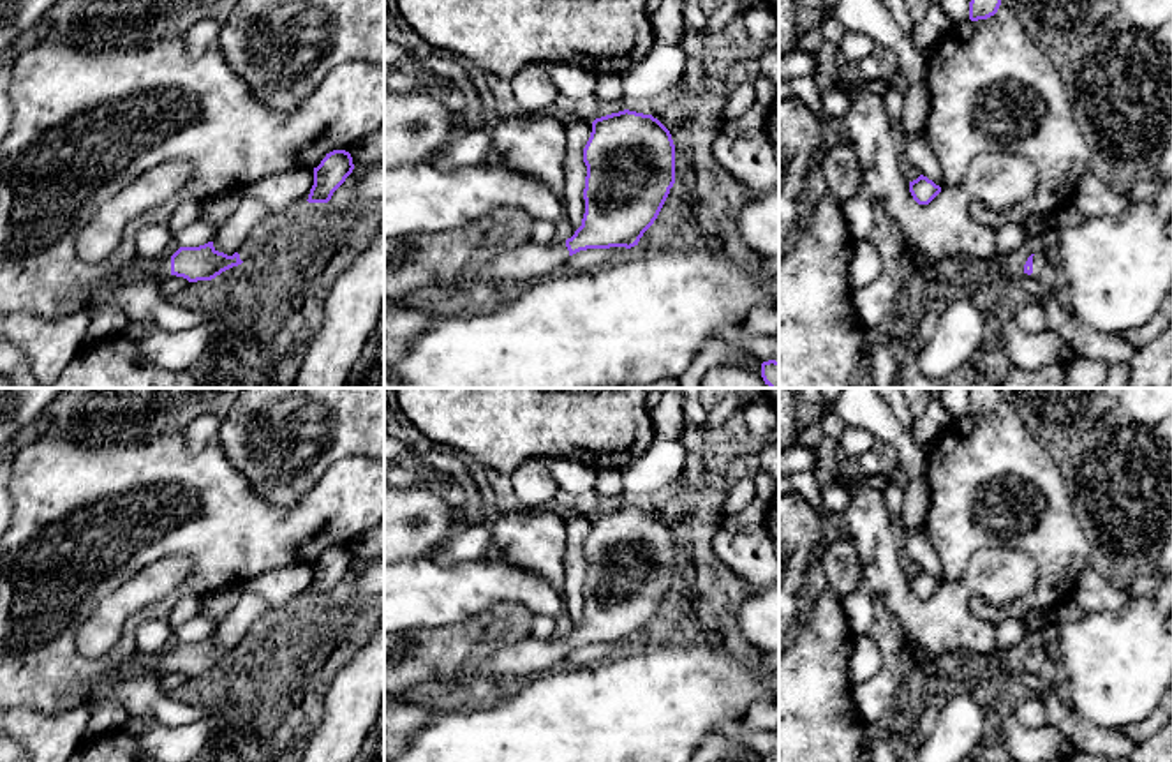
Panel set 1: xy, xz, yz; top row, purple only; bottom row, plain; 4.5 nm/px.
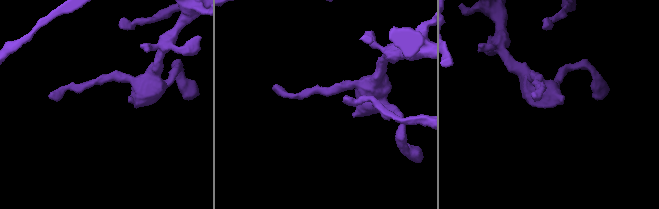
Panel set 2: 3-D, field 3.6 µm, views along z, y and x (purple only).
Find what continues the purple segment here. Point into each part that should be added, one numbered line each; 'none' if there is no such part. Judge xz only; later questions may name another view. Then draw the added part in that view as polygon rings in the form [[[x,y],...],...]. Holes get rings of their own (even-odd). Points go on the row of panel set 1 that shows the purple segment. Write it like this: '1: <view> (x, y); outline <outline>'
1: xz (506, 267); outline [[[527,242],[518,247],[502,247],[481,261],[465,268],[458,280],[446,280],[427,286],[400,298],[391,300],[402,309],[419,309],[425,303],[439,303],[453,295],[495,293],[513,288],[534,277],[550,277],[562,270],[569,258],[566,242],[538,245]]]

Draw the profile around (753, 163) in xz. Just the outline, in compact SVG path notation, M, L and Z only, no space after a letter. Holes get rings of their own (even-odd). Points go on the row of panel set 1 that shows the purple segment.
M767 134L751 139L717 136L712 146L717 162L756 194L779 189L779 162Z

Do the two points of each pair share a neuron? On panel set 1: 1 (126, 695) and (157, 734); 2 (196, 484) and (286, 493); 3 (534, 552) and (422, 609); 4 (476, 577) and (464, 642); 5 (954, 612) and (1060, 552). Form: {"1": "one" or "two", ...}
{"1": "two", "2": "two", "3": "two", "4": "two", "5": "two"}

